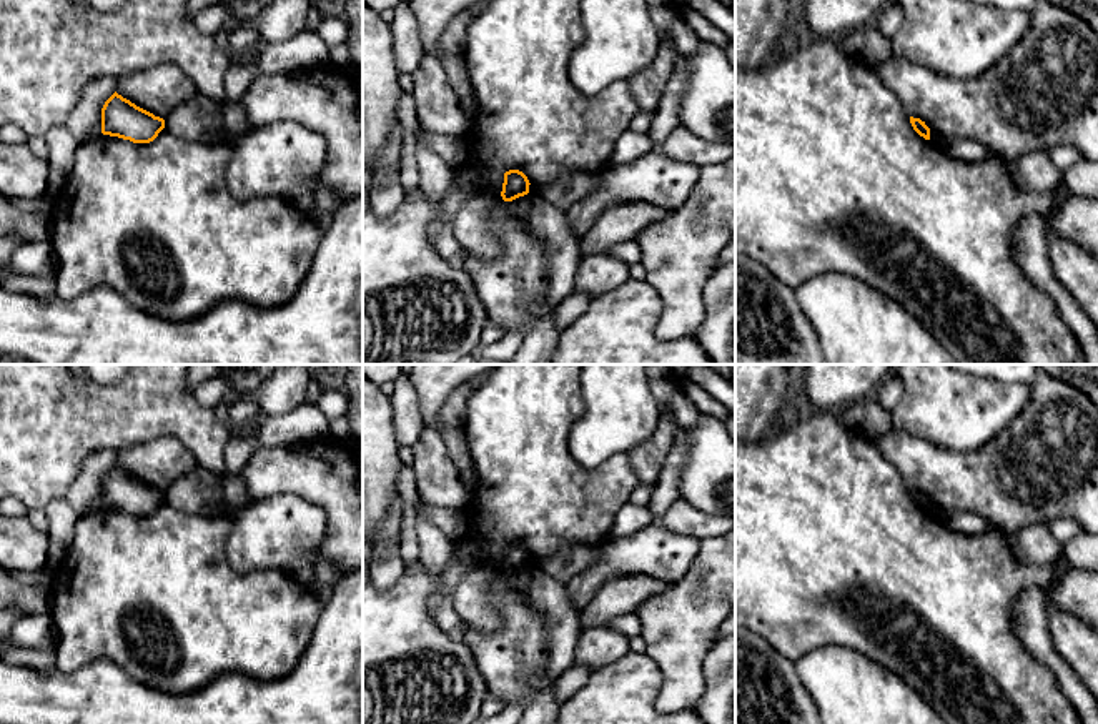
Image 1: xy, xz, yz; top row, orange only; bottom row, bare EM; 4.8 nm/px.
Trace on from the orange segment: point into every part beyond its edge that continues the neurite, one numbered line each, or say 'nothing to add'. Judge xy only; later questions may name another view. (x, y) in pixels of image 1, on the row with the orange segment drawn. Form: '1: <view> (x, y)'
nothing to add

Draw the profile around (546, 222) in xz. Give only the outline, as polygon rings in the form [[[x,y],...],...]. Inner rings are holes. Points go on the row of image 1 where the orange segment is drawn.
[[[536,193],[531,195],[526,221],[529,231],[546,248],[549,265],[546,306],[554,310],[574,291],[576,273],[584,258],[579,251],[579,238],[572,235],[564,211]]]

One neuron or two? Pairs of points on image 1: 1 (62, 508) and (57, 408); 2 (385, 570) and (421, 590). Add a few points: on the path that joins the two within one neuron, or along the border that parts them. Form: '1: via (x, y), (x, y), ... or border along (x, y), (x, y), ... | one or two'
1: border along (64, 496), (54, 498), (44, 508) | two
2: border along (405, 565), (403, 575), (381, 591) | two

